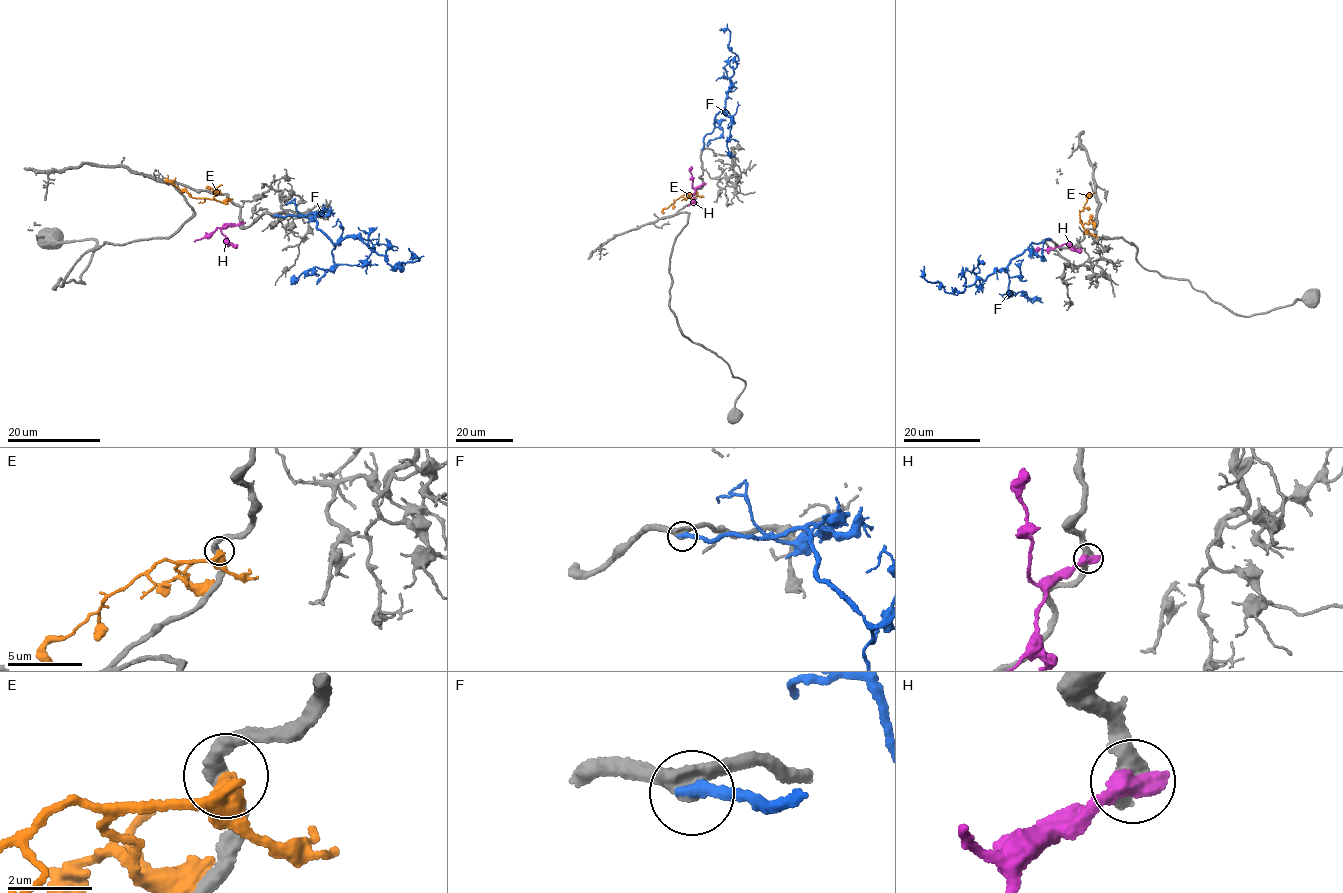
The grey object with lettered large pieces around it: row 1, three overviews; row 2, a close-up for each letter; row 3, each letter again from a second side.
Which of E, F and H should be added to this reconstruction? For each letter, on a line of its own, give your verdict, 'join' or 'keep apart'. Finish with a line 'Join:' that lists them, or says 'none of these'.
E: keep apart
F: join
H: keep apart
Join: F

